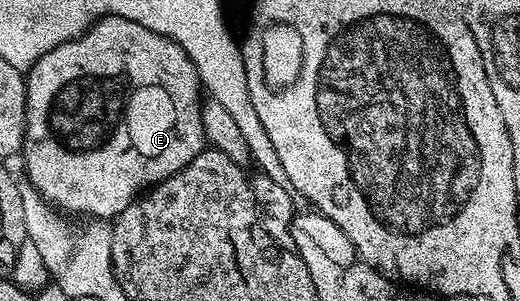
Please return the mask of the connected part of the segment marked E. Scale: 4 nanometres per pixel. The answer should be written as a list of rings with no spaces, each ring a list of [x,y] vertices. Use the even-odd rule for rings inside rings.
[[[101,17],[85,33],[60,43],[48,55],[44,55],[25,74],[26,79],[26,144],[20,154],[26,160],[26,177],[34,189],[46,201],[51,201],[58,211],[67,209],[70,213],[83,213],[86,219],[113,219],[123,213],[135,199],[151,187],[160,184],[174,173],[179,173],[207,144],[202,126],[202,103],[204,90],[198,80],[194,60],[177,45],[171,37],[160,35],[132,19],[123,17]]]

